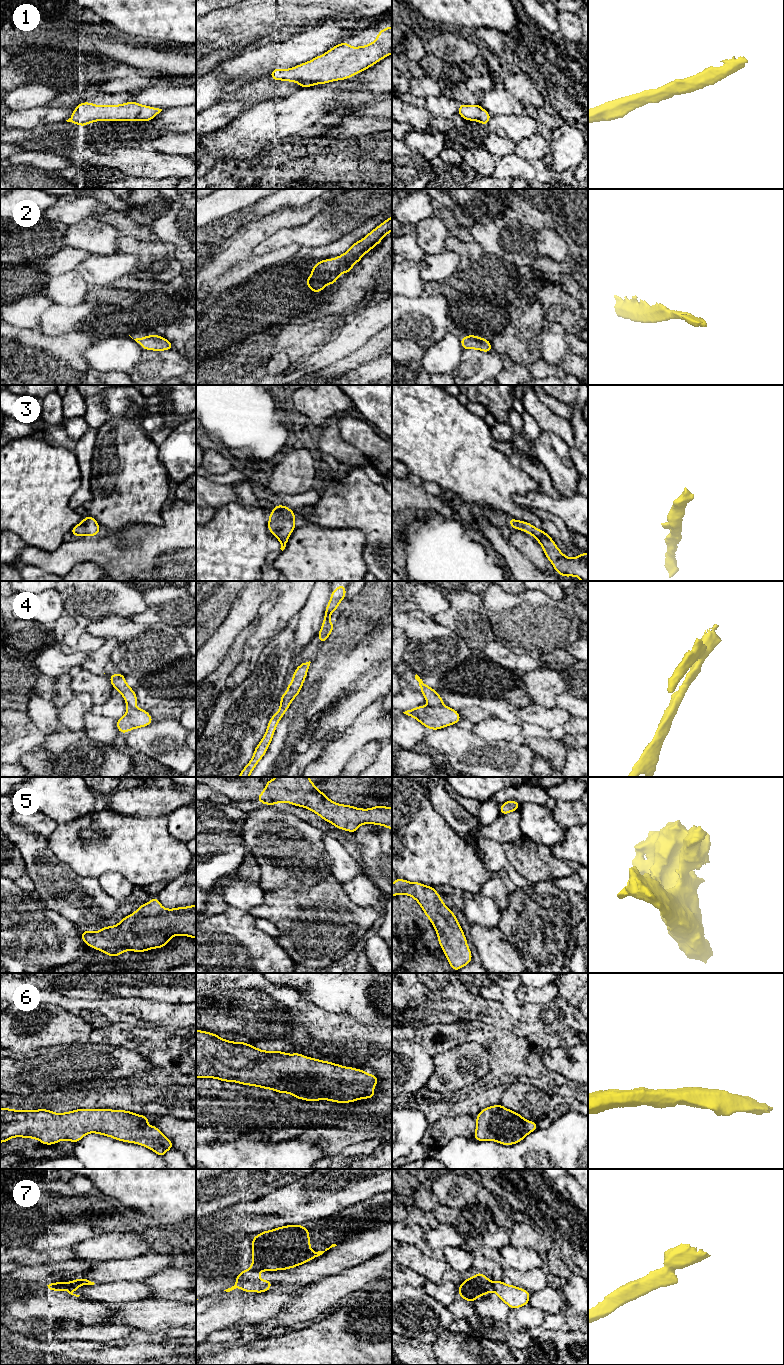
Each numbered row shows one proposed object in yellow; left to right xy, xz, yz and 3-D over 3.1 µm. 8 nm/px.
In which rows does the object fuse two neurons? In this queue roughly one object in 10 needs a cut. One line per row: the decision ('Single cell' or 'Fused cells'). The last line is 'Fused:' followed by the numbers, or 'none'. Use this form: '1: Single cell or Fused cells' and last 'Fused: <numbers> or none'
1: Single cell
2: Single cell
3: Single cell
4: Fused cells
5: Single cell
6: Single cell
7: Fused cells
Fused: 4, 7

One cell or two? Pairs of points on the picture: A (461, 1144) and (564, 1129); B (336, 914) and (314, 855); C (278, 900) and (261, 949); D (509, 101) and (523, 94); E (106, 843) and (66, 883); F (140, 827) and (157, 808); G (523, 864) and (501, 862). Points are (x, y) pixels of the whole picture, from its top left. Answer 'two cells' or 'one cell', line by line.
A: one cell
B: two cells
C: two cells
D: two cells
E: two cells
F: two cells
G: two cells

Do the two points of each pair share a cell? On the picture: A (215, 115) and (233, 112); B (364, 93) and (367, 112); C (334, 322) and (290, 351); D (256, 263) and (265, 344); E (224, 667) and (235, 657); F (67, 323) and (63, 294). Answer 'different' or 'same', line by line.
A: same
B: different
C: same
D: different
E: same
F: different

